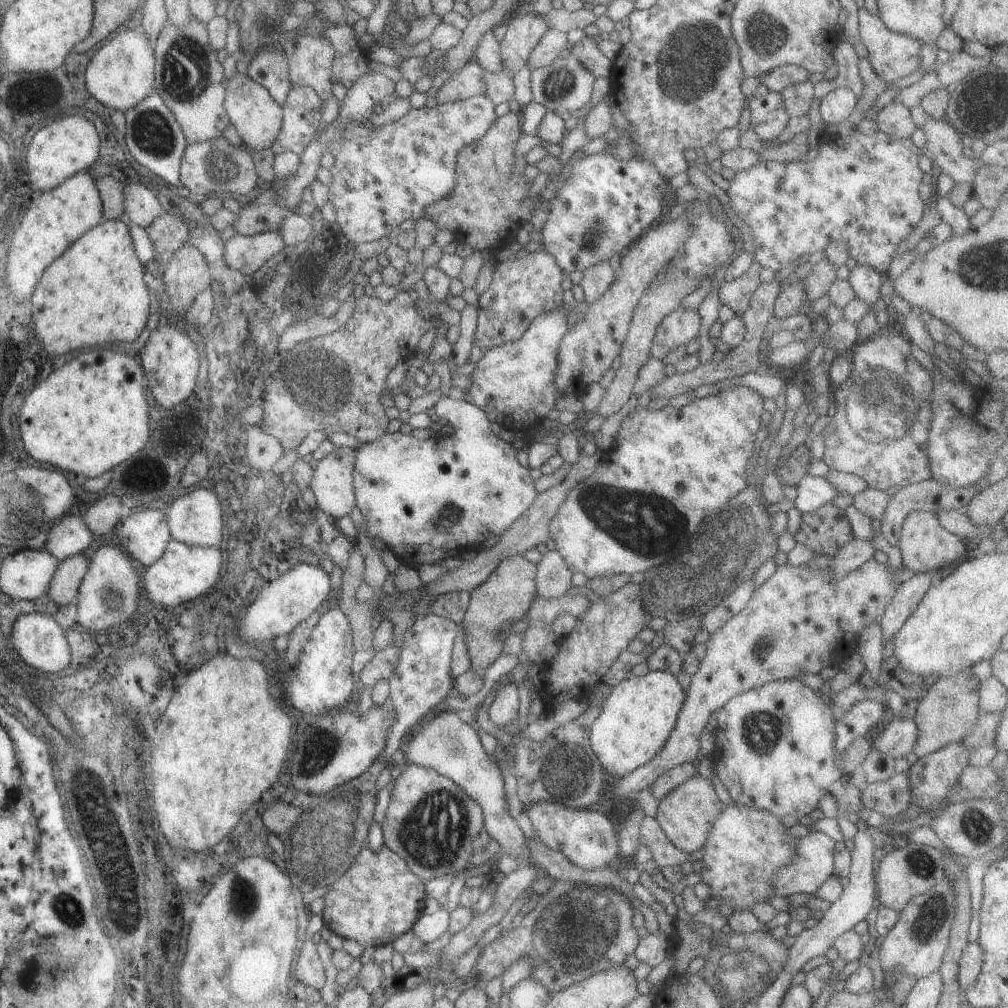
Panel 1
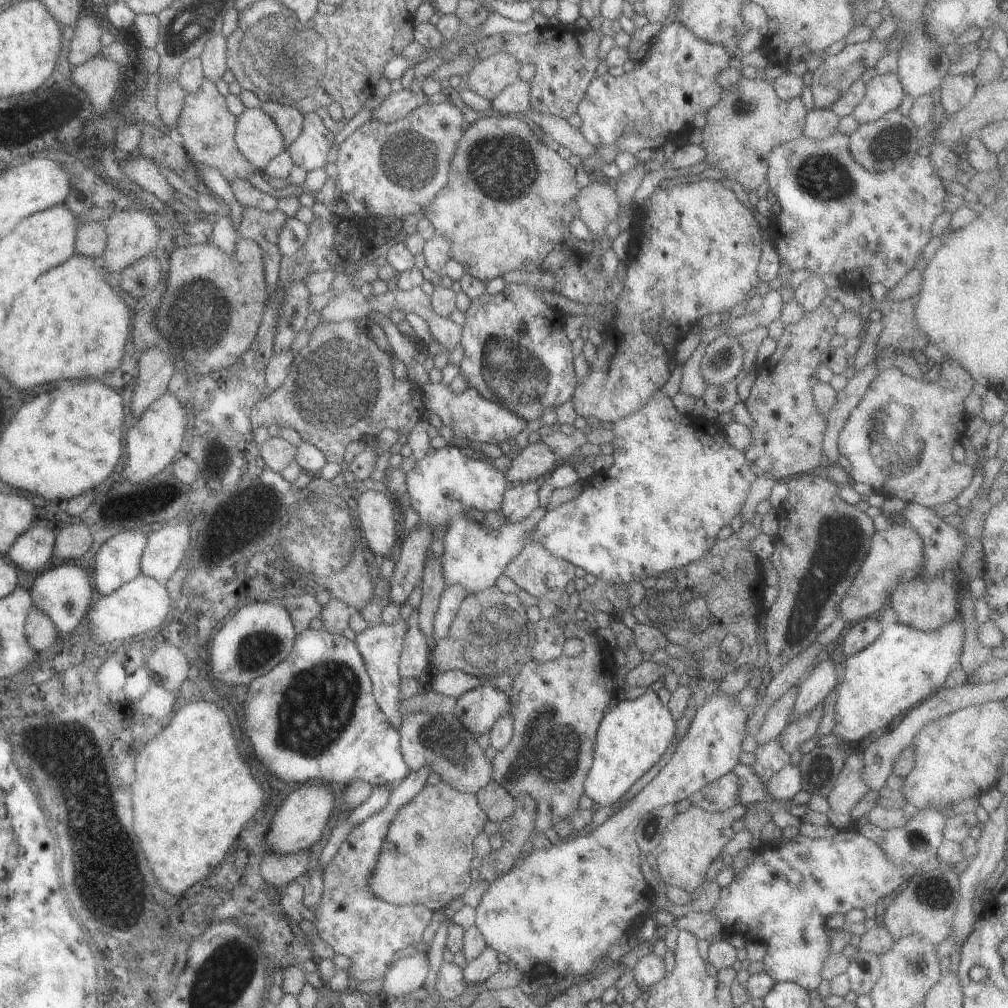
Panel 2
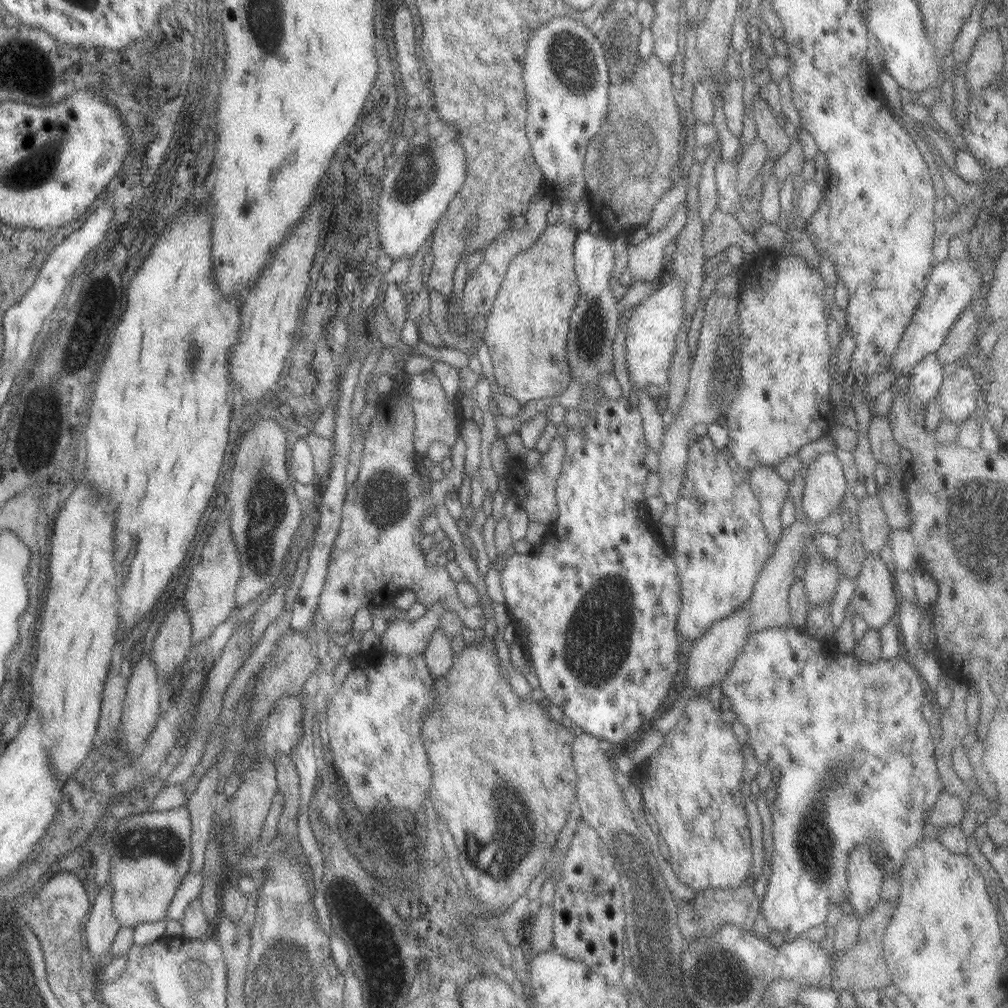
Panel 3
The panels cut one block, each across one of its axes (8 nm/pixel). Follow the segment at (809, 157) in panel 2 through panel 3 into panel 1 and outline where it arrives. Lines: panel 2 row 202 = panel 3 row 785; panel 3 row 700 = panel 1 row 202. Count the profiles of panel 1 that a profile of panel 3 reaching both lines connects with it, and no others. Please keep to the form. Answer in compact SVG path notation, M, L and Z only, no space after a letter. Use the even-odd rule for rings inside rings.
M854 130L849 136L835 137L829 142L821 142L816 145L817 154L809 161L757 161L753 167L734 172L733 178L728 180L726 195L728 198L728 216L739 227L748 227L753 236L753 255L752 260L758 262L761 267L769 268L775 274L785 272L785 268L791 260L798 259L803 255L813 254L815 251L822 251L831 241L841 241L849 244L849 258L853 259L855 265L867 265L878 273L885 274L890 260L895 256L897 244L907 238L907 234L915 228L915 224L921 220L924 211L927 210L929 204L921 201L917 188L921 184L922 172L917 166L917 158L922 150L918 149L911 143L909 137L898 139L883 134L881 131L875 131L873 134L864 135L859 131Z

